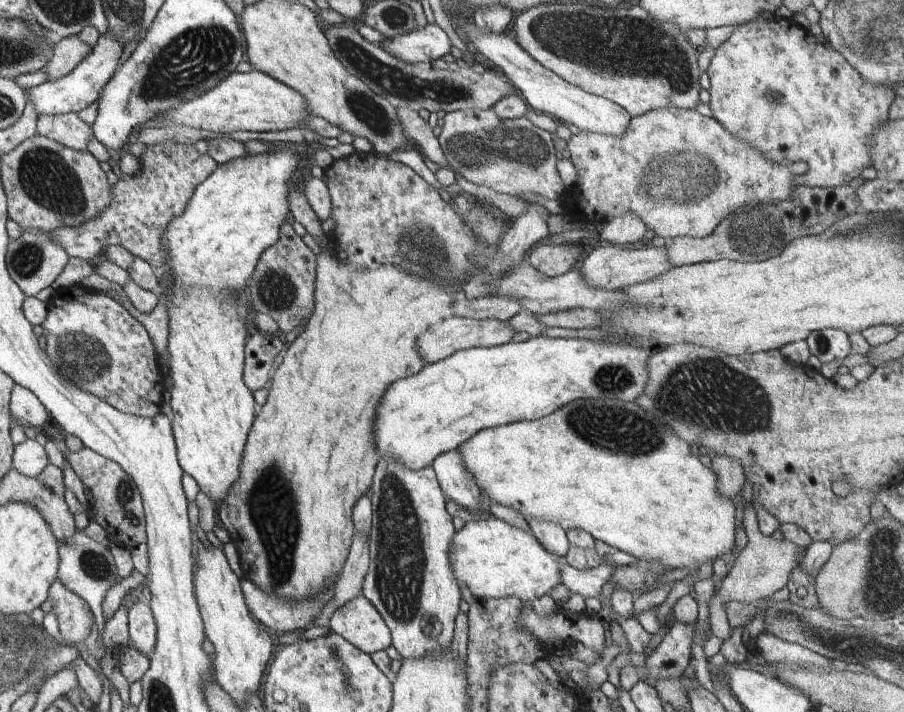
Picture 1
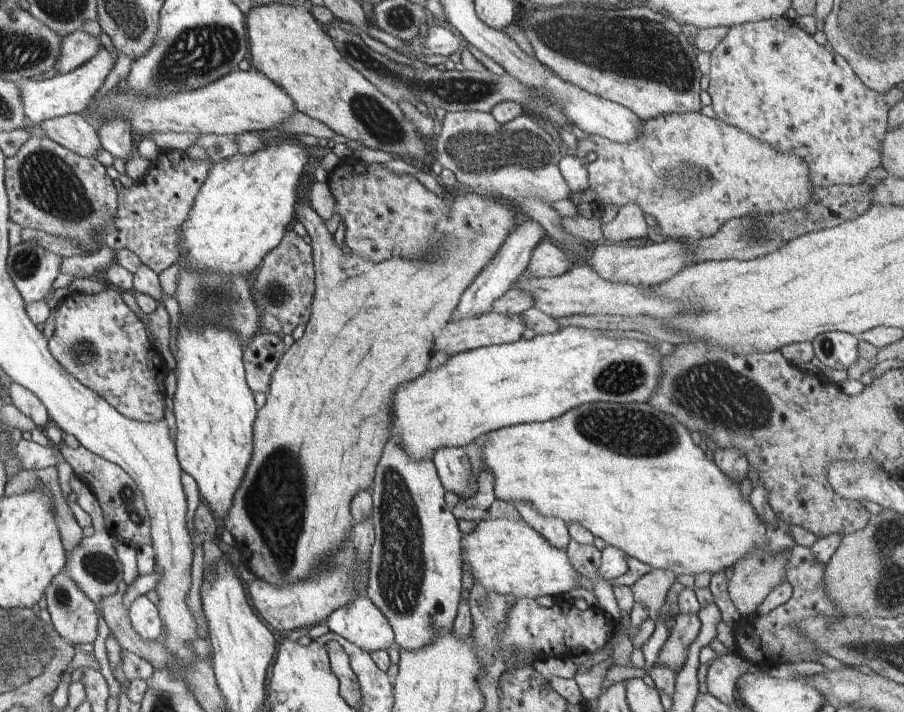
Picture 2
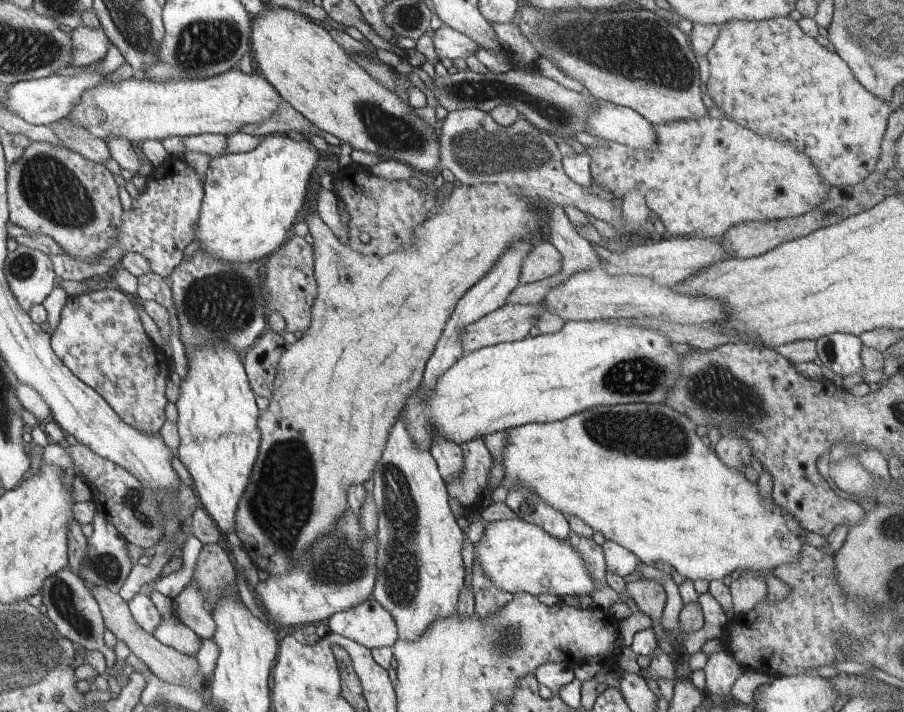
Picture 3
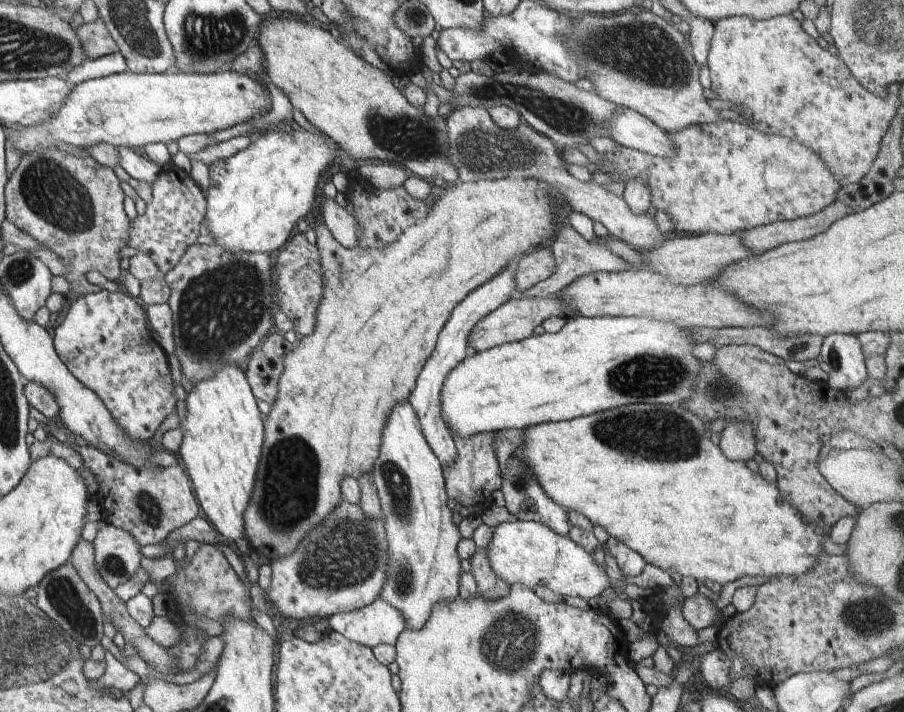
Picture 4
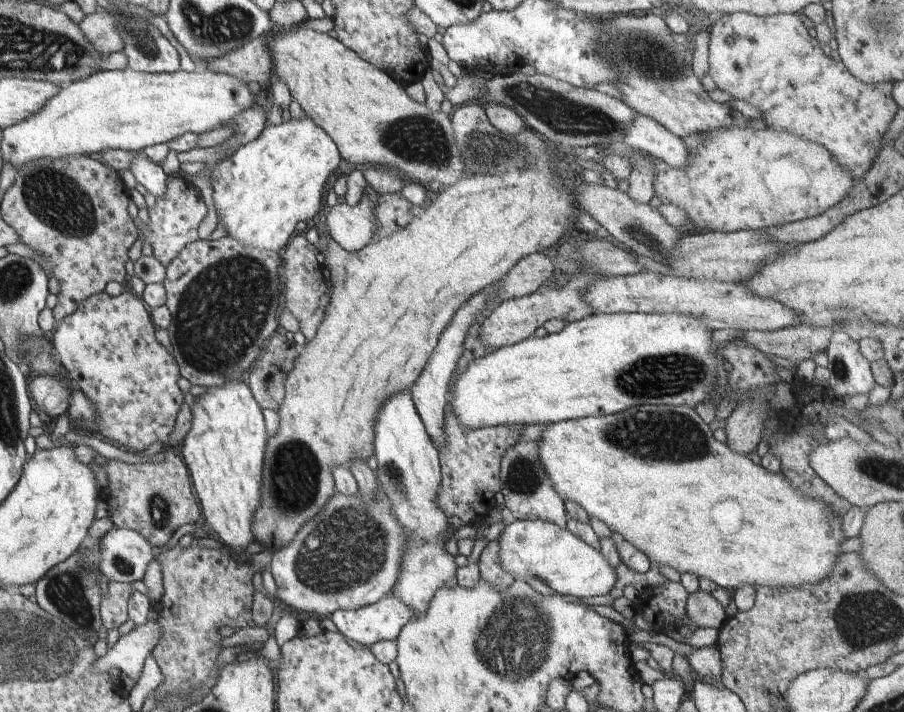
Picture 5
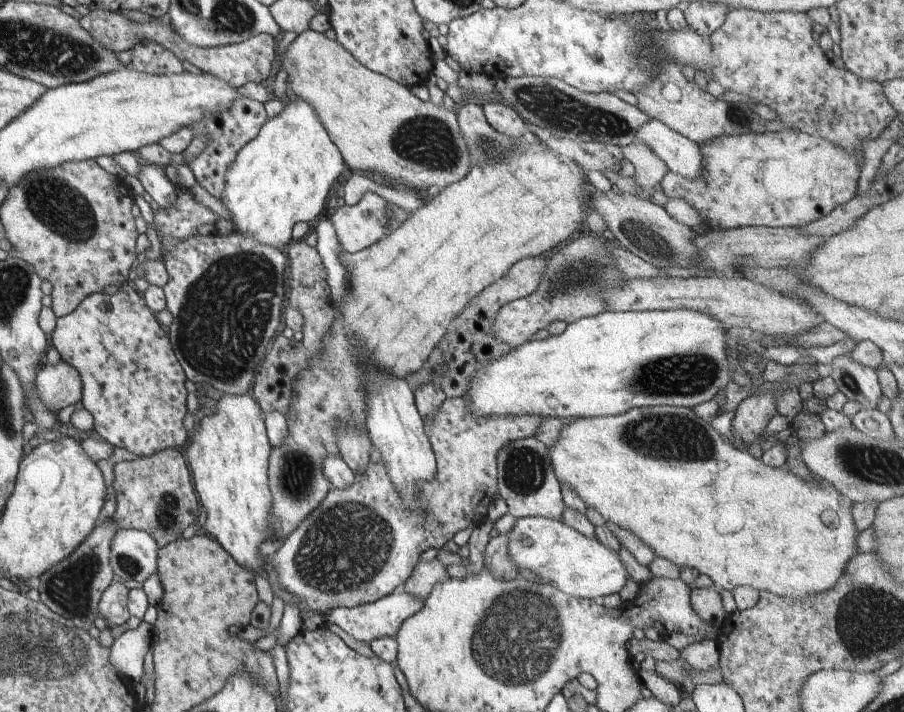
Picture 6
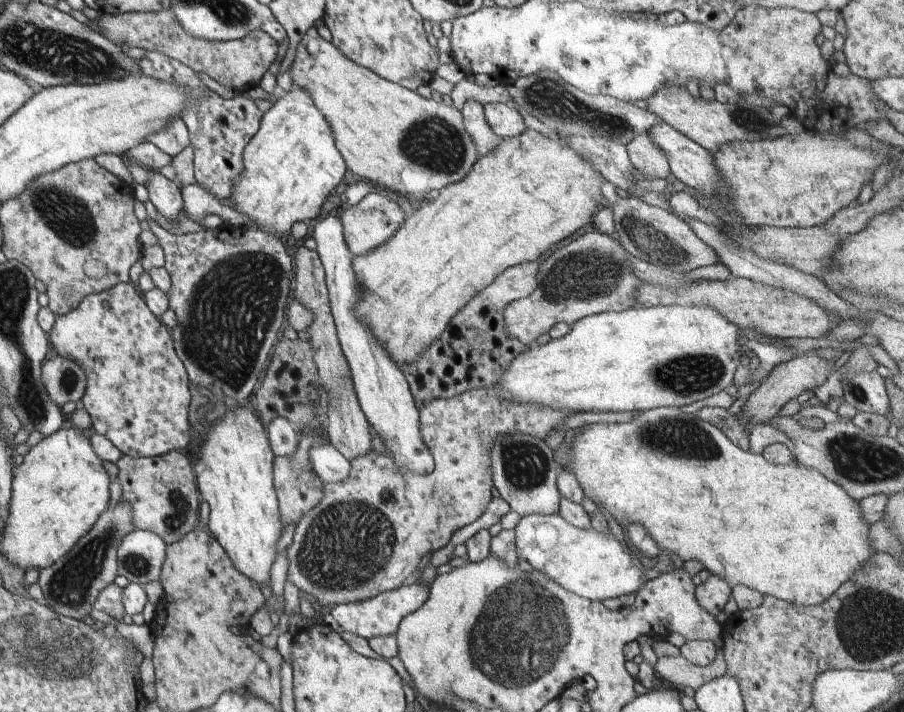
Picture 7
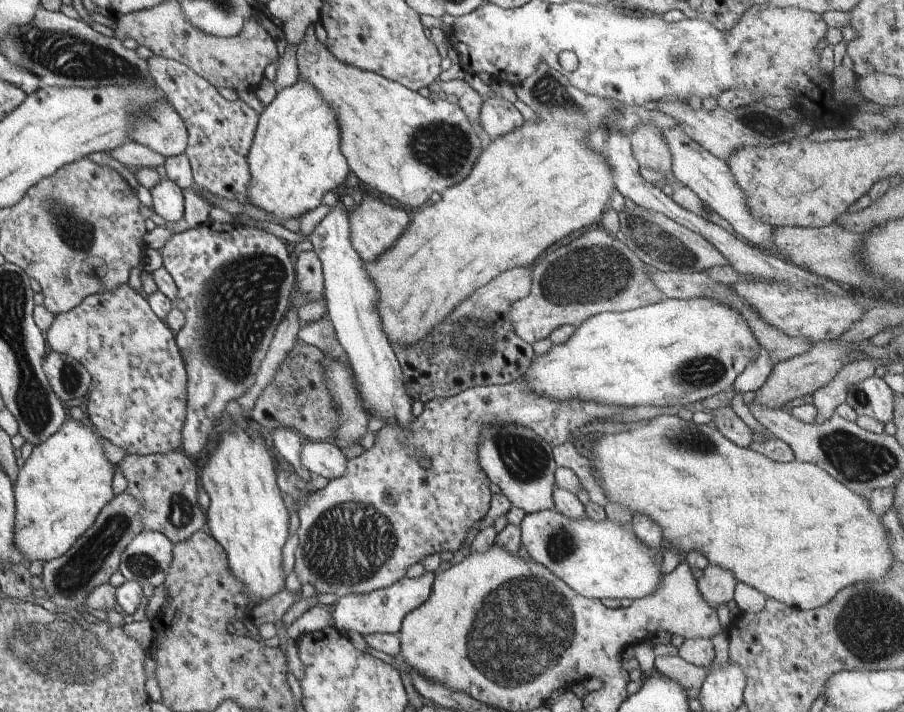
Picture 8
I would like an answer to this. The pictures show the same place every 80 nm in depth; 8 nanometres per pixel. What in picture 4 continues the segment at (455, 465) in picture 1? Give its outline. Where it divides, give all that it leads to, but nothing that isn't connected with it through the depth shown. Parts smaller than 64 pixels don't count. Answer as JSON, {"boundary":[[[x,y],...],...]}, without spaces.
{"boundary":[[[518,255],[489,281],[469,292],[468,296],[456,305],[456,308],[451,312],[450,318],[448,318],[442,327],[435,349],[419,372],[416,386],[409,396],[408,402],[412,405],[414,412],[419,417],[424,438],[427,440],[428,446],[431,446],[432,452],[435,452],[435,455],[439,458],[443,467],[451,465],[457,459],[454,436],[452,436],[450,429],[441,419],[441,390],[445,376],[468,355],[466,354],[469,346],[467,338],[471,328],[474,328],[474,325],[482,317],[490,314],[493,310],[496,310],[496,308],[502,306],[502,304],[515,296],[517,288],[515,274],[518,261],[521,258],[522,256]]]}

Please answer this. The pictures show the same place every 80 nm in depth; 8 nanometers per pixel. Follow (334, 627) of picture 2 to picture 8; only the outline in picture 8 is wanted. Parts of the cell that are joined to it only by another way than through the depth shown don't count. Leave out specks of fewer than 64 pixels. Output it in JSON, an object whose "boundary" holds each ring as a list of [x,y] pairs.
{"boundary":[[[426,571],[419,578],[401,578],[396,584],[385,589],[378,589],[364,595],[343,596],[338,600],[336,608],[331,613],[334,626],[339,630],[340,634],[358,632],[363,637],[376,633],[397,634],[402,626],[404,617],[428,600],[434,579],[434,573]]]}

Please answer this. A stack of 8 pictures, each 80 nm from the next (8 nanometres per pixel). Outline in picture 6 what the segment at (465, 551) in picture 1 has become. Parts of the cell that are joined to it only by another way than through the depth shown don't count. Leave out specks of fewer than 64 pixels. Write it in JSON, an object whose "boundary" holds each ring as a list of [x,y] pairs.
{"boundary":[[[520,517],[516,520],[512,530],[507,533],[507,547],[508,556],[518,570],[526,568],[539,576],[544,583],[548,583],[557,588],[558,591],[573,597],[604,598],[608,594],[619,593],[620,590],[623,590],[626,581],[631,578],[617,552],[606,548],[596,536],[594,538],[585,537],[563,521],[547,519],[546,517]]]}

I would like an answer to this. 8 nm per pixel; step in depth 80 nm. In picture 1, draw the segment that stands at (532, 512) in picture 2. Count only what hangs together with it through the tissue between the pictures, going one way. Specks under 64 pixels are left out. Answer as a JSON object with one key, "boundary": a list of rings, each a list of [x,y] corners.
{"boundary":[[[528,519],[526,521],[532,529],[538,542],[553,556],[559,559],[566,558],[568,549],[571,547],[565,531],[559,524],[542,522],[538,519]]]}

